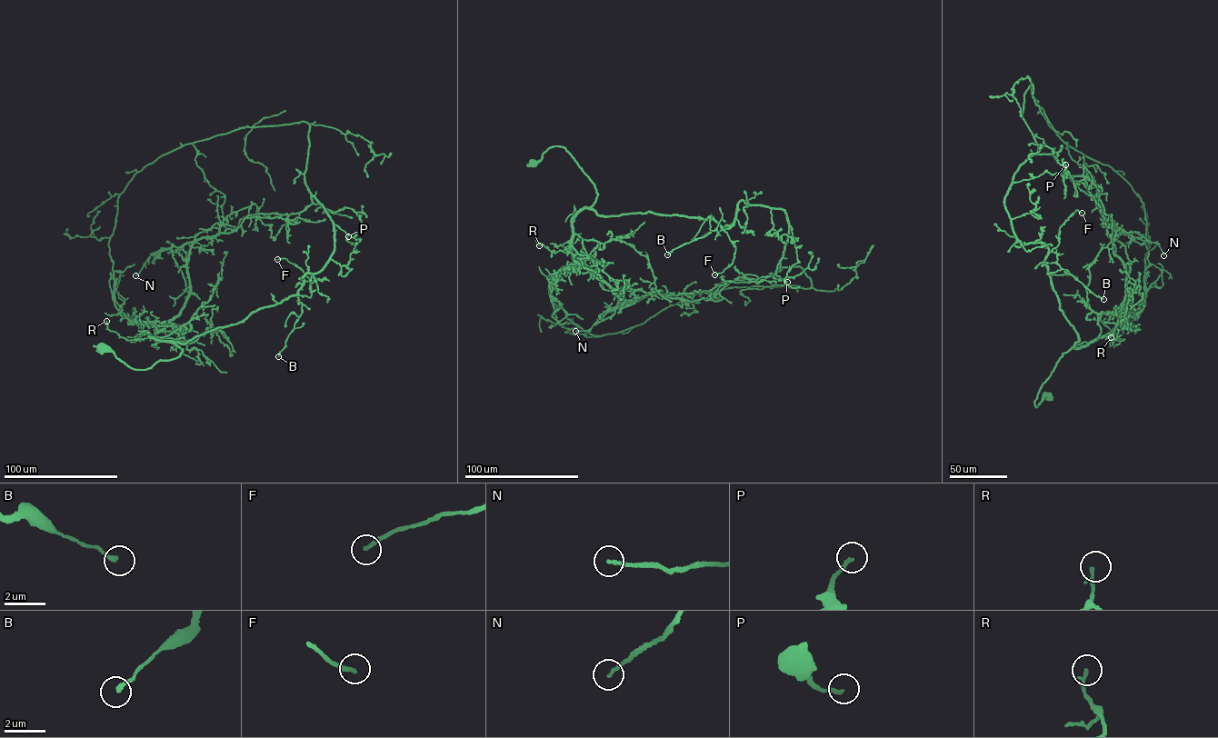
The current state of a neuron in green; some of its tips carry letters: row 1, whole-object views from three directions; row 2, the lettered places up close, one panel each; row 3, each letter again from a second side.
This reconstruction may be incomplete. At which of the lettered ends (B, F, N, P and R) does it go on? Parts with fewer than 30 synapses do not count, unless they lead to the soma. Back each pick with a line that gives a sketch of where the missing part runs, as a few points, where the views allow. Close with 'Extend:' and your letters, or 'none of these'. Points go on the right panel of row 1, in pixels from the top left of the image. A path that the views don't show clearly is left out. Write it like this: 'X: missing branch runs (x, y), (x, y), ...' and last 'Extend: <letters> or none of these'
F: missing branch runs (1082, 213), (1084, 215), (1083, 224), (1078, 233), (1073, 234)
Extend: F

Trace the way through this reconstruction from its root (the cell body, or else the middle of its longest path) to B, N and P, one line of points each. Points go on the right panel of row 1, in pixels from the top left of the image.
B: (1049, 395), (1034, 405), (1057, 361), (1079, 340), (1052, 287), (1044, 262), (1050, 252), (1103, 299)
N: (1049, 395), (1034, 405), (1063, 354), (1110, 334), (1119, 324), (1130, 266), (1118, 234), (1155, 243), (1163, 255)
P: (1049, 395), (1034, 405), (1078, 338), (1059, 308), (1046, 245), (1014, 244), (1004, 198), (1013, 182), (1065, 164)

